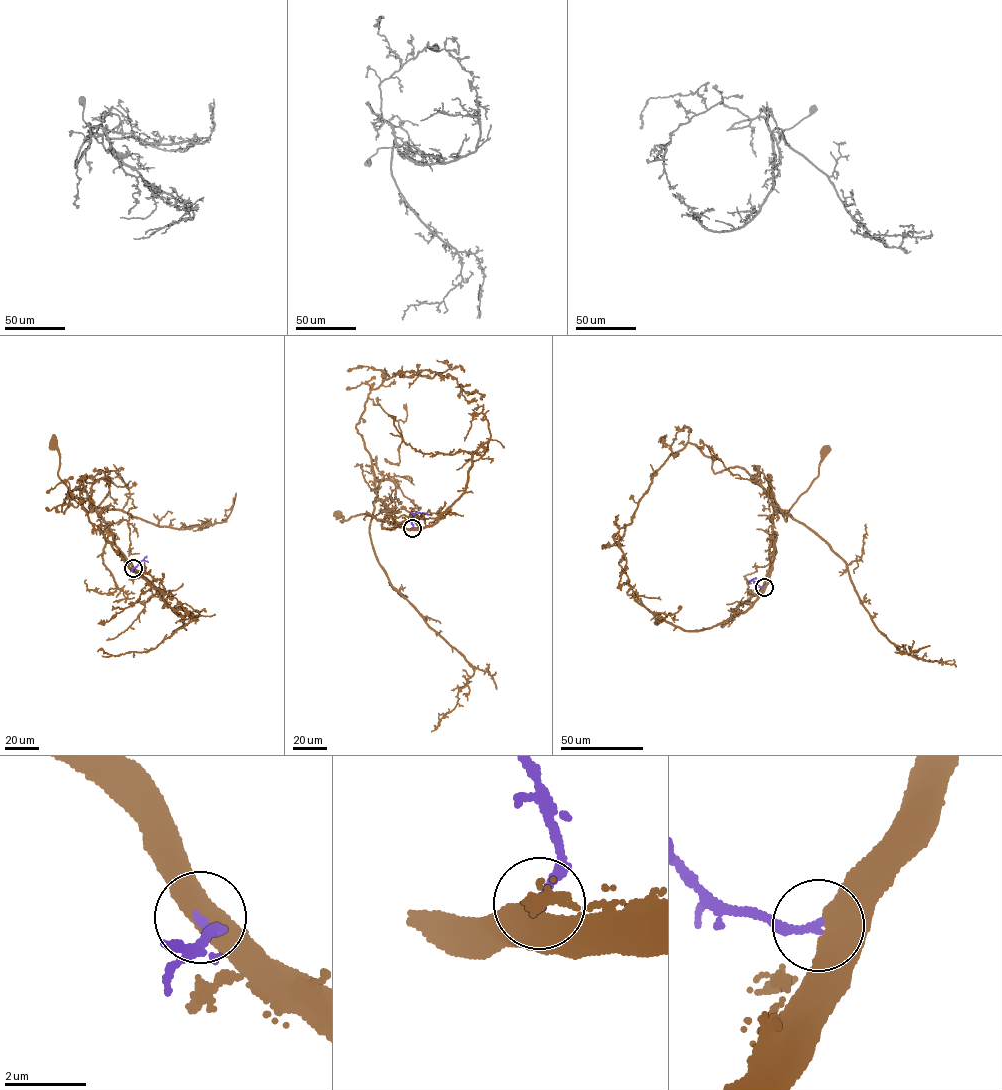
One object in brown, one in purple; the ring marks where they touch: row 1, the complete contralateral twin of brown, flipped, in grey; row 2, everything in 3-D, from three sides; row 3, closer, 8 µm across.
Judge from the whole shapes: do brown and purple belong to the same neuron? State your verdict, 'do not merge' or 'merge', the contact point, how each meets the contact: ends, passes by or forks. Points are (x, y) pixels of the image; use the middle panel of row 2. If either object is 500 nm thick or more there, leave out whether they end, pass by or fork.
merge | (412, 528)

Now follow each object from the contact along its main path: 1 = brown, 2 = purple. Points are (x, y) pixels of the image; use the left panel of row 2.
1: (133, 568), (93, 504), (92, 484), (99, 479), (108, 482), (108, 494), (87, 511), (58, 476), (53, 441)
2: (133, 568), (143, 560), (148, 562)

